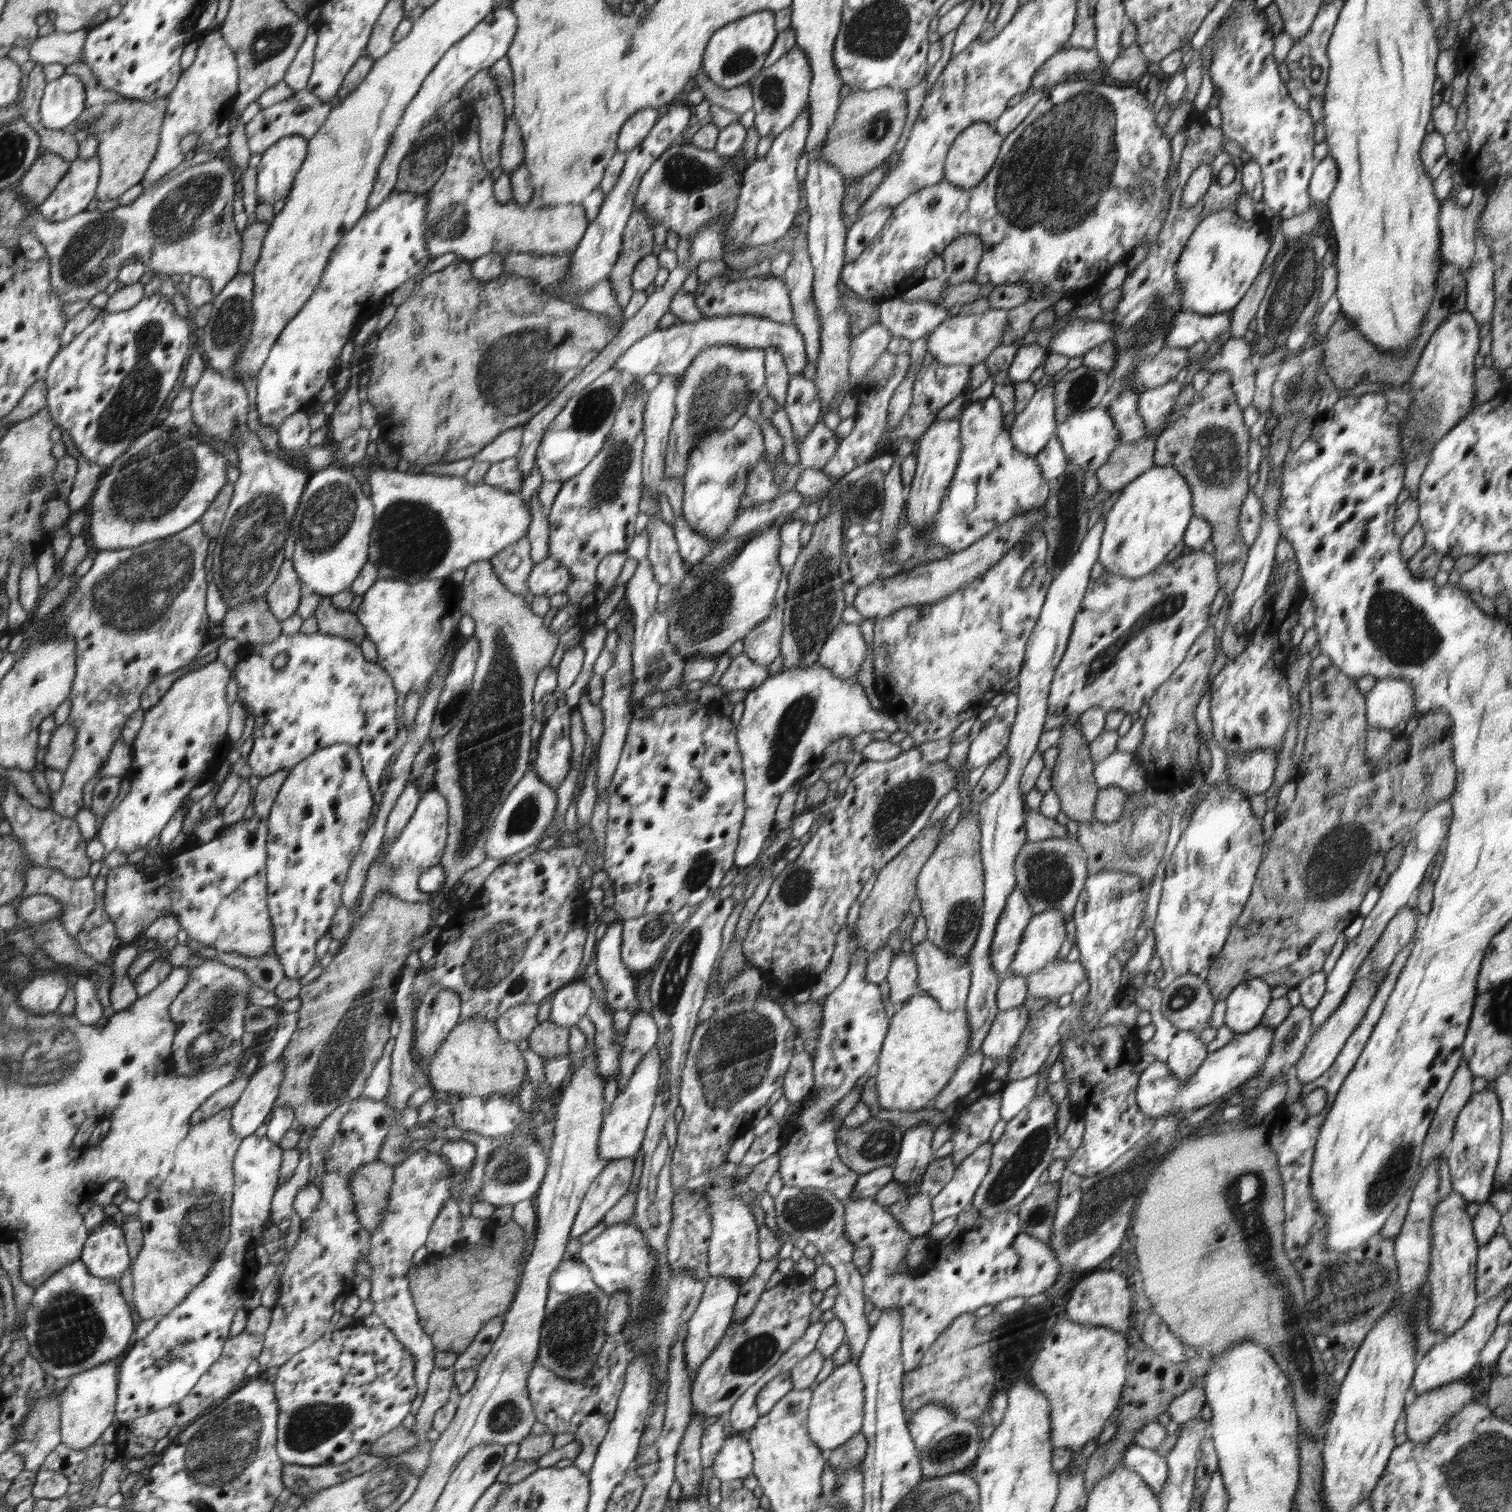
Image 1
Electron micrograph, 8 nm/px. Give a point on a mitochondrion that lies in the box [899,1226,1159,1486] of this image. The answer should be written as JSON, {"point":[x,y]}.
{"point":[951,1447]}

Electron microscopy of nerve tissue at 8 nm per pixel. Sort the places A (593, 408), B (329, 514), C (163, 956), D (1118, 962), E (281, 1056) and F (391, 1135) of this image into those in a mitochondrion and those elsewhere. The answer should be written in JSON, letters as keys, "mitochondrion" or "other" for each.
{"A":"mitochondrion","B":"mitochondrion","C":"other","D":"other","E":"other","F":"other"}

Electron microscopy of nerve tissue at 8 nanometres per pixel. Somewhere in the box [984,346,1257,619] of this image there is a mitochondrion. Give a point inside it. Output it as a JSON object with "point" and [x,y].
{"point":[1216,457]}

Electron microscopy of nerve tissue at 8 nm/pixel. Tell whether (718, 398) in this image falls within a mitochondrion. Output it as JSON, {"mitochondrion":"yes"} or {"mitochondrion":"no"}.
{"mitochondrion":"yes"}

